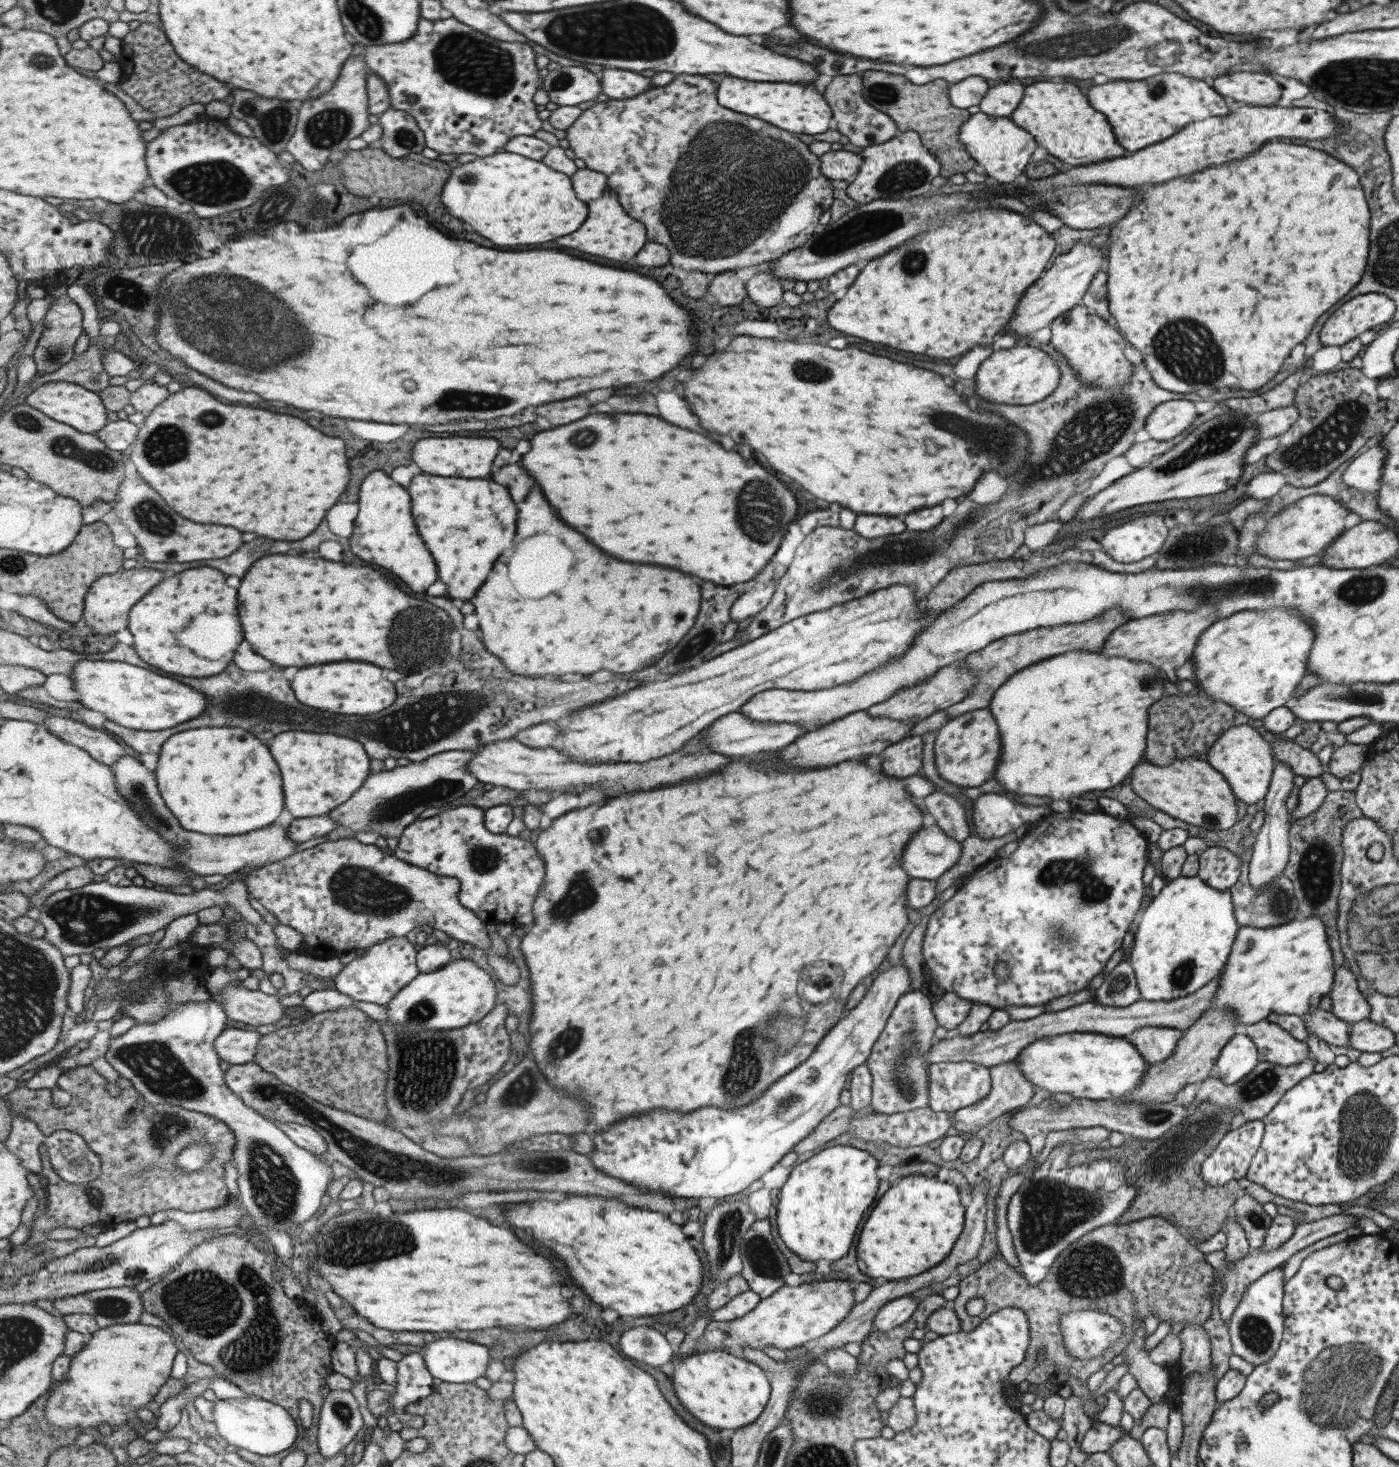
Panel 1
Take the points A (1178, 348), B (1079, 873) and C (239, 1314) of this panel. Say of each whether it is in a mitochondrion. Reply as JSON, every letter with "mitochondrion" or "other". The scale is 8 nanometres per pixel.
{"A":"mitochondrion","B":"mitochondrion","C":"mitochondrion"}

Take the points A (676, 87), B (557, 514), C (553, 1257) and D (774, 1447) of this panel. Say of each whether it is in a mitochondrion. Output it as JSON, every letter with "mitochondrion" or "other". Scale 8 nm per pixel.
{"A":"other","B":"other","C":"other","D":"mitochondrion"}

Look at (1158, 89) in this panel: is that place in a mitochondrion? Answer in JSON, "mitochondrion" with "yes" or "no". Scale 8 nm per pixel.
{"mitochondrion":"yes"}

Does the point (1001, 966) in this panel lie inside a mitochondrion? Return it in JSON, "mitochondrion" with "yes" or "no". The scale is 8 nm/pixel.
{"mitochondrion":"yes"}

